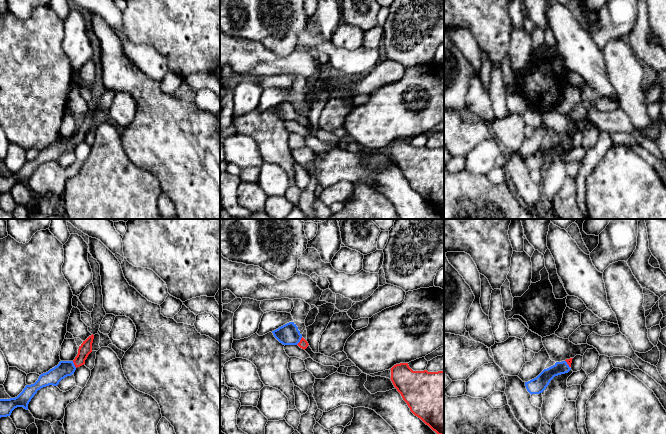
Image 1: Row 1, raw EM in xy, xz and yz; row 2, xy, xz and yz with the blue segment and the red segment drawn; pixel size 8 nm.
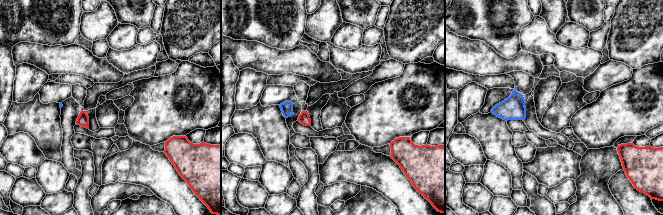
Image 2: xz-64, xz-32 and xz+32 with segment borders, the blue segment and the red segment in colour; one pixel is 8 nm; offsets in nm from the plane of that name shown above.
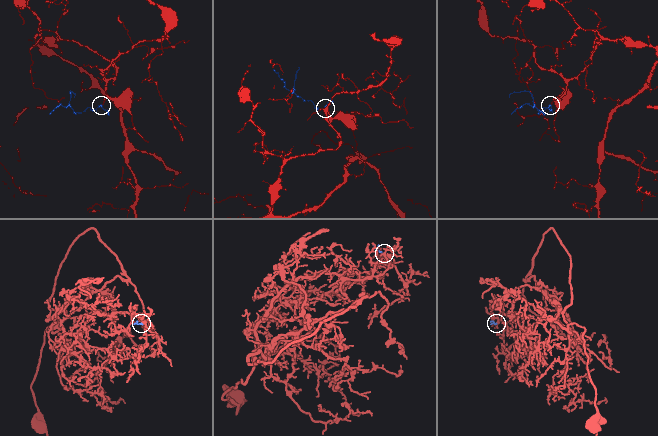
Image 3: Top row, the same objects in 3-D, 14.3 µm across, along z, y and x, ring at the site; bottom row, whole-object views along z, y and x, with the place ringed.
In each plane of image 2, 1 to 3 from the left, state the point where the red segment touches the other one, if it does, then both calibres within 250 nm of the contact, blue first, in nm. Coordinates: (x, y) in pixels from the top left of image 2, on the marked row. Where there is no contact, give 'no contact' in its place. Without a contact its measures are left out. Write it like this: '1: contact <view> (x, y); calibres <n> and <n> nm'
1: no contact
2: no contact
3: no contact

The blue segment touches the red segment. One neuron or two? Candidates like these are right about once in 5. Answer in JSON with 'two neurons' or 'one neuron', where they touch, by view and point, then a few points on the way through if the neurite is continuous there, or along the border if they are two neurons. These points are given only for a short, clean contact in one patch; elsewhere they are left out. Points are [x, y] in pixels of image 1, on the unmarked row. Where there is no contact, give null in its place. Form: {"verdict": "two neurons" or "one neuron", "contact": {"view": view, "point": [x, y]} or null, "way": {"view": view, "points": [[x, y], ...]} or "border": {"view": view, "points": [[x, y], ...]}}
{"verdict": "one neuron", "contact": {"view": "xz", "point": [299, 117]}, "way": {"view": "xz", "points": [[288, 110], [299, 117], [303, 120]]}}

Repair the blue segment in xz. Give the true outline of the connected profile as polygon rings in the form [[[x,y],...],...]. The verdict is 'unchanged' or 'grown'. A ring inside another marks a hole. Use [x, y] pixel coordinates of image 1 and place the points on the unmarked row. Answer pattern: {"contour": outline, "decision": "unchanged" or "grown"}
{"contour": [[[289,98],[272,107],[274,113],[283,121],[298,121],[302,125],[308,123],[308,118],[302,113],[294,98]]], "decision": "grown"}

